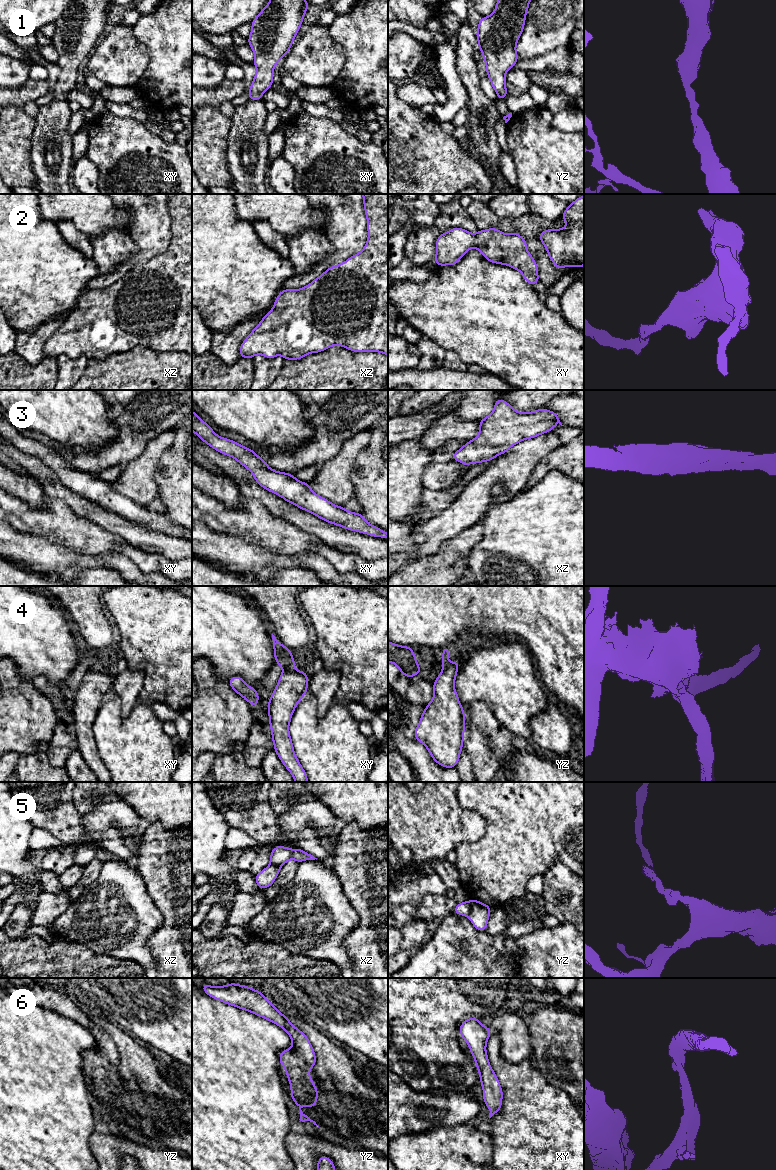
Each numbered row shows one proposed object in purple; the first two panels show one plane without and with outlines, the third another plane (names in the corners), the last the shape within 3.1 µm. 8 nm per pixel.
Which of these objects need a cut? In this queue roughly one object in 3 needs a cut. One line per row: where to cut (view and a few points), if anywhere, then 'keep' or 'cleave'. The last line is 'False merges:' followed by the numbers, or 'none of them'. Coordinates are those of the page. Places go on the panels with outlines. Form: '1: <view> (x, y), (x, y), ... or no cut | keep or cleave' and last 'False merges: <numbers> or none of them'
1: no cut | keep
2: no cut | keep
3: no cut | keep
4: xy (284, 668), (292, 670) | cleave
5: yz (468, 901), (470, 906), (469, 915) | cleave
6: no cut | keep
False merges: 4, 5

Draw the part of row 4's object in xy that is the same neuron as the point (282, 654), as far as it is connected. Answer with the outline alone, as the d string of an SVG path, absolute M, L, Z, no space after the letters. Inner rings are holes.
M272 634L273 639L273 649L274 649L274 658L277 665L283 669L293 670L295 666L295 659L291 654L291 649L282 645L276 637Z

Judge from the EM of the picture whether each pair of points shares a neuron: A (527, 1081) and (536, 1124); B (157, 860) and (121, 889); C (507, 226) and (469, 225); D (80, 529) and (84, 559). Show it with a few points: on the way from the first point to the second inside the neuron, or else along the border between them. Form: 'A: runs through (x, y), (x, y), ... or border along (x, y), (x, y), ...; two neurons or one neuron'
A: runs through (527, 1092), (534, 1113); one neuron
B: border along (136, 869), (144, 882), (146, 891), (150, 895); two neurons
C: border along (466, 209), (478, 230); two neurons
D: border along (61, 545), (87, 554), (100, 555), (107, 553); two neurons

